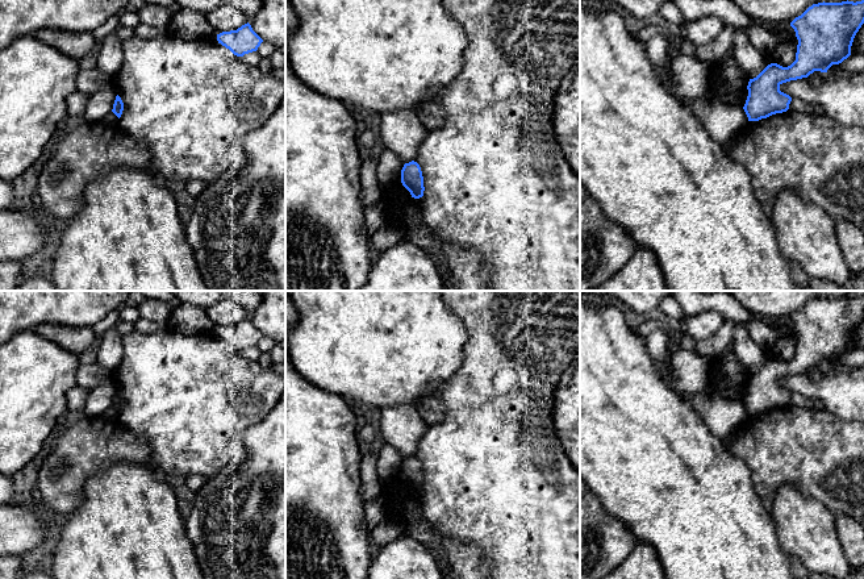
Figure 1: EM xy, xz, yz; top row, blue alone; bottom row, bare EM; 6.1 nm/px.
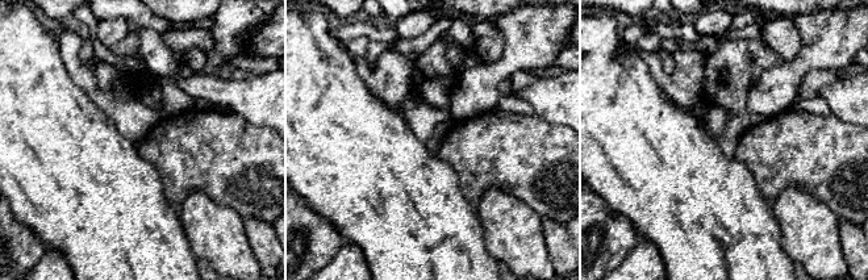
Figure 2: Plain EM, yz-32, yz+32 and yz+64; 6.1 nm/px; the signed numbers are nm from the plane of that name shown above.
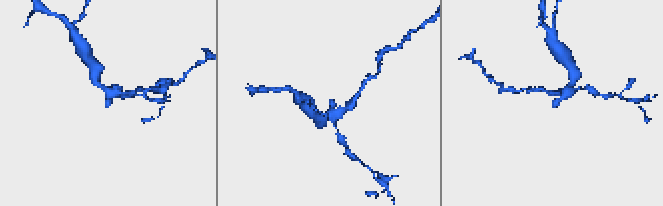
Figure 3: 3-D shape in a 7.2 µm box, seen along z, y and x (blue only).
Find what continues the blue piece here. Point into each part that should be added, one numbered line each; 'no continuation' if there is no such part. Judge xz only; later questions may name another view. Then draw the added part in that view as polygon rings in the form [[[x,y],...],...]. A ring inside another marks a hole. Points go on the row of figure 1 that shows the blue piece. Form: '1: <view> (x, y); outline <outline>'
no continuation

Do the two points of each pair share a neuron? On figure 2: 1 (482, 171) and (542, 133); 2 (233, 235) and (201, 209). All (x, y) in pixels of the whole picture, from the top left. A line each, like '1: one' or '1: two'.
1: one
2: one

